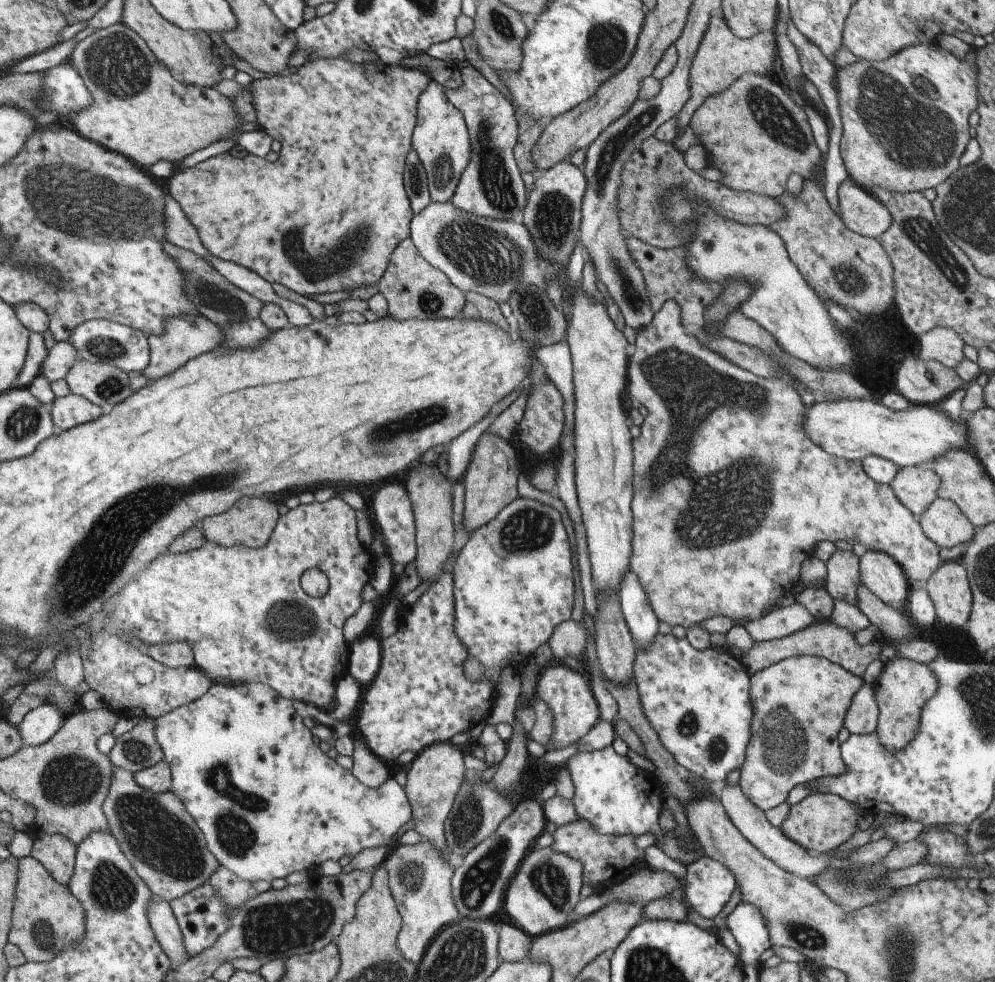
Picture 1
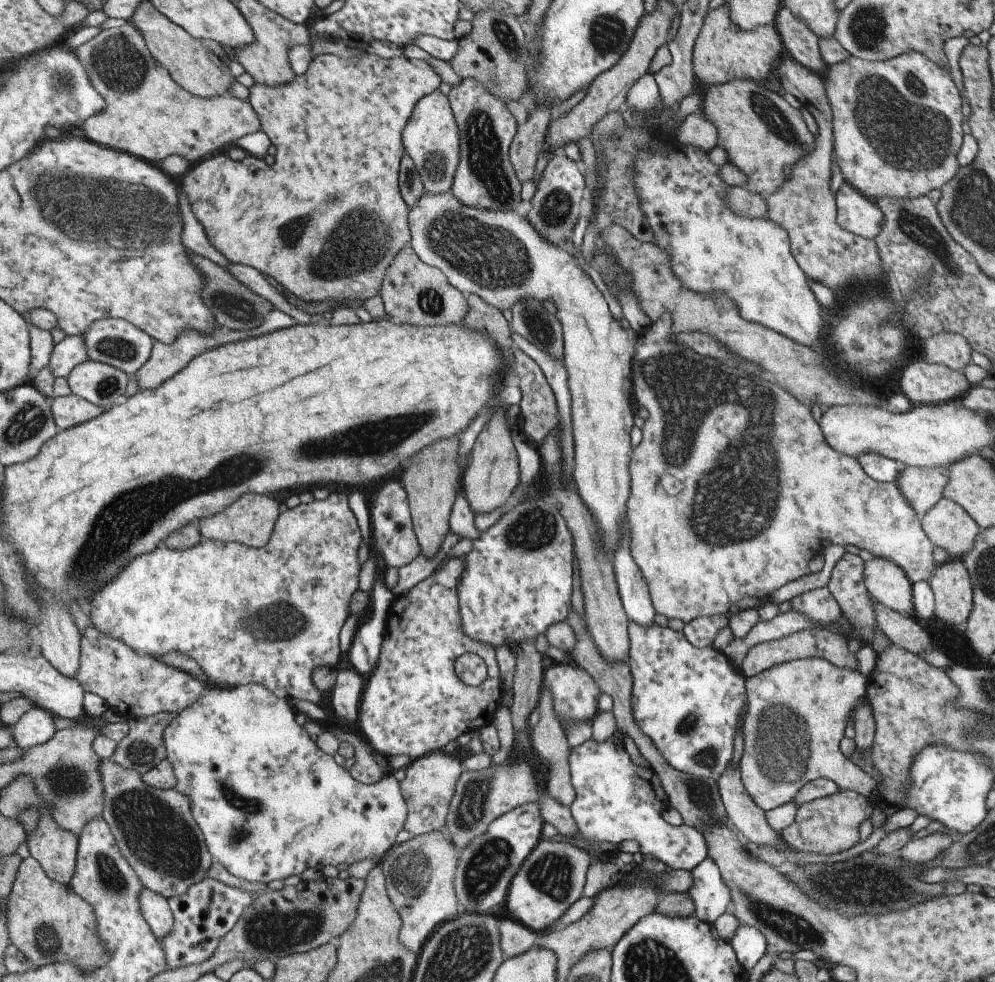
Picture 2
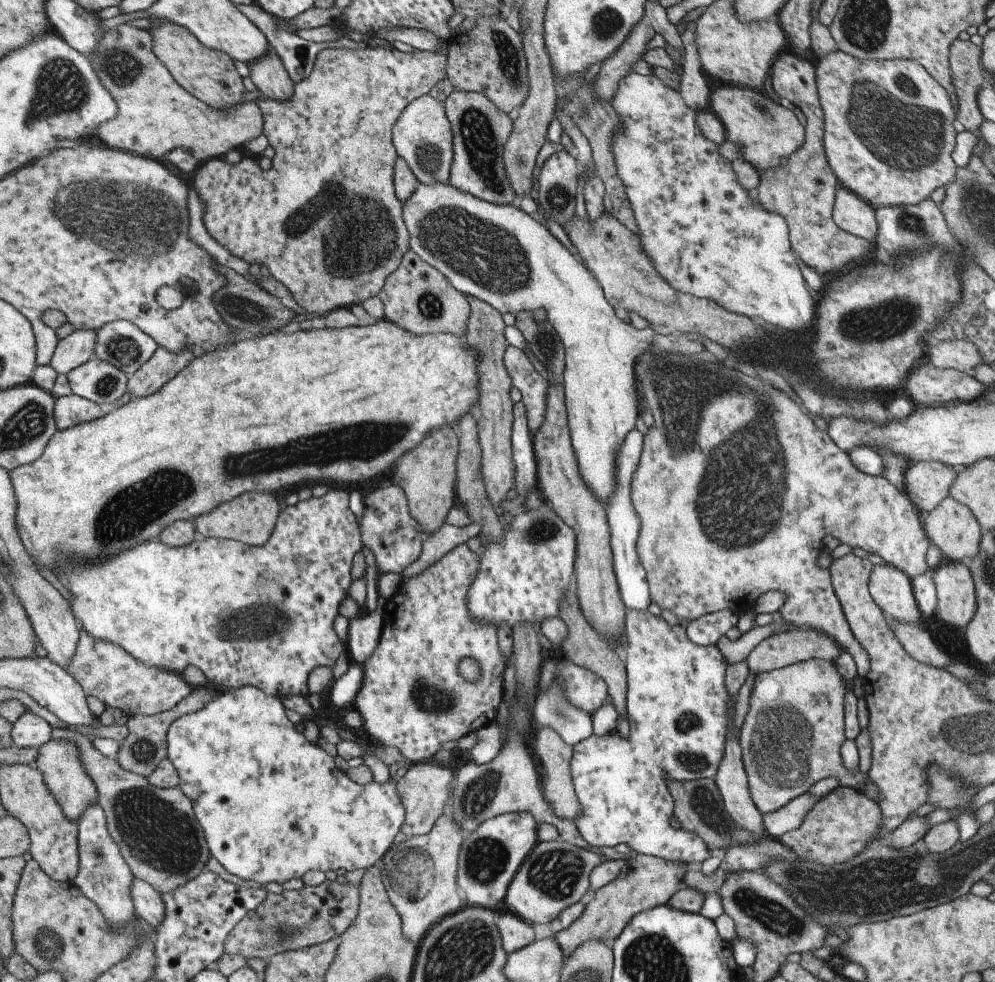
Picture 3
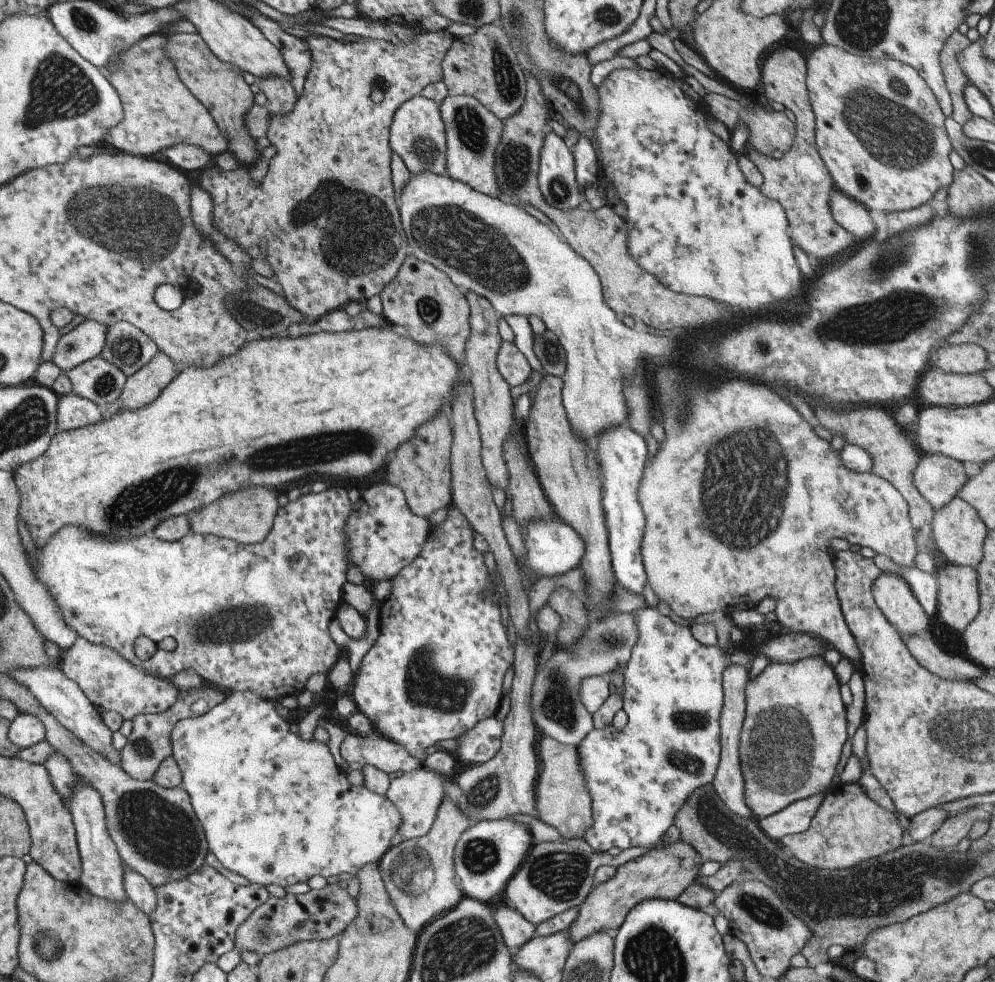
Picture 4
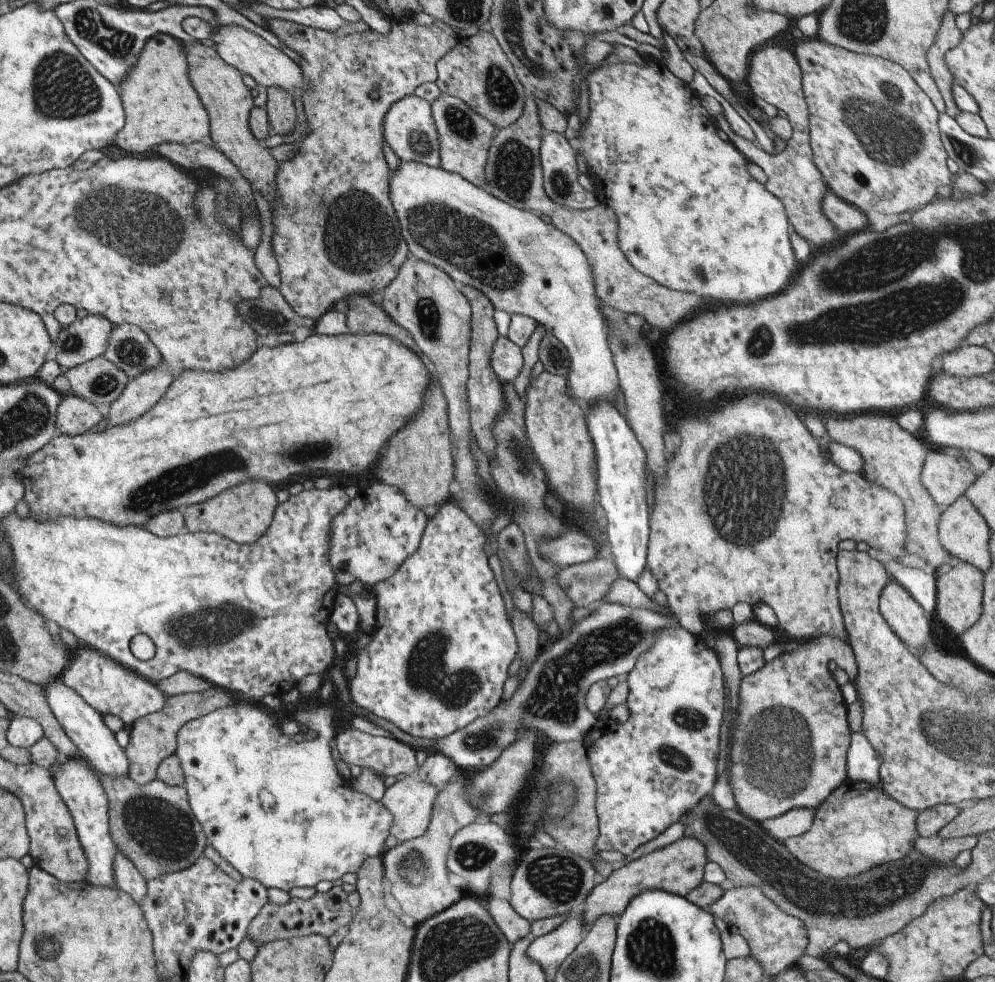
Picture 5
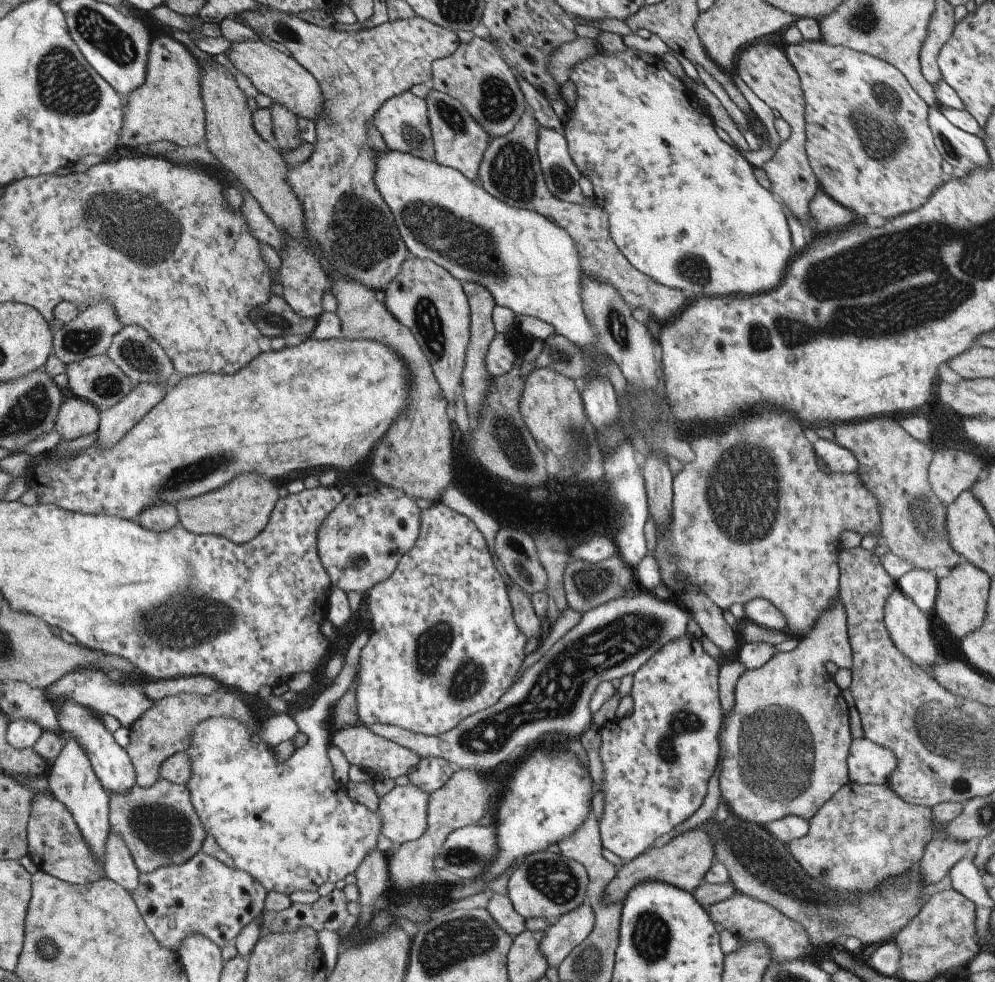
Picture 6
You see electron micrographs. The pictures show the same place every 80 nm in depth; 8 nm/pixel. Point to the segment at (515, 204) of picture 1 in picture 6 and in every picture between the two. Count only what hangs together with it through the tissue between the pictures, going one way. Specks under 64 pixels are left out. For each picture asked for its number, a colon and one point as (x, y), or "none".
2: (483, 178)
3: (479, 130)
4: (471, 132)
5: (464, 137)
6: (458, 141)

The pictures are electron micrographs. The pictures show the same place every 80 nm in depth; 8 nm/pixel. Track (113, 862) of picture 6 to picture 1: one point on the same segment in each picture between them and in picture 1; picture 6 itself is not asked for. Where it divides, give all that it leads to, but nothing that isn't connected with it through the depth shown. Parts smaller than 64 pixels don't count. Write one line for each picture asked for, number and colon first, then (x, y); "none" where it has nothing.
1: (158, 912)
2: (154, 909)
3: (147, 903)
4: (137, 889)
5: (126, 877)

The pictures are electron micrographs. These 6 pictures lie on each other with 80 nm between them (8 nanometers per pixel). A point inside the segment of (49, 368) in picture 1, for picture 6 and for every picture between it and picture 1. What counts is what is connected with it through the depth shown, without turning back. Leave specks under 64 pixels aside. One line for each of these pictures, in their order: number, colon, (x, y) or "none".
2: (70, 350)
3: (75, 348)
4: (84, 341)
5: (85, 338)
6: (90, 333)

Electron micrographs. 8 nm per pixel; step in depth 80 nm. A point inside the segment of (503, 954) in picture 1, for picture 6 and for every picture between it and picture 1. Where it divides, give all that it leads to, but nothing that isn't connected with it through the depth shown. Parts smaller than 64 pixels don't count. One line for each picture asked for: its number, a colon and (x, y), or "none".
2: (514, 938)
3: (515, 933)
4: (515, 930)
5: (512, 926)
6: (499, 907)

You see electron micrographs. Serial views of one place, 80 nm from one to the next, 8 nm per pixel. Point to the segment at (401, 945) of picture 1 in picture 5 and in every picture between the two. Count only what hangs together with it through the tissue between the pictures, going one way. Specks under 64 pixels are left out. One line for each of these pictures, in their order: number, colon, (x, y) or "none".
2: (418, 873)
3: (419, 874)
4: (418, 873)
5: (414, 872)

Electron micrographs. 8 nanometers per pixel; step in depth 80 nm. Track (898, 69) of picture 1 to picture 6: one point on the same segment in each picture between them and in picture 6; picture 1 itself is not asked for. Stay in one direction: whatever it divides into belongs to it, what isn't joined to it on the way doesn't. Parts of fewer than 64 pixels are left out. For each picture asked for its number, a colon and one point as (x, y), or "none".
2: (896, 127)
3: (887, 135)
4: (878, 129)
5: (873, 136)
6: (868, 143)

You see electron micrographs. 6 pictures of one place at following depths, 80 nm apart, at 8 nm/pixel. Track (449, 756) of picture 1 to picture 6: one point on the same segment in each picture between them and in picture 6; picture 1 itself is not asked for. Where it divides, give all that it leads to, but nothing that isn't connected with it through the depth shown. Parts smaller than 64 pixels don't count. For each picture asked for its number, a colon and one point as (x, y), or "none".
2: (427, 787)
3: (422, 790)
4: (417, 794)
5: (409, 801)
6: (402, 813)

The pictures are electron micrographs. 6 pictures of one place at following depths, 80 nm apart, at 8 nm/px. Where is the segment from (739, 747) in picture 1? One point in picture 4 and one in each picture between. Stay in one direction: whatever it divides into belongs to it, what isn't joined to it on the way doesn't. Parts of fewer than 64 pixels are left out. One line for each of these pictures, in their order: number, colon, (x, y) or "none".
2: (684, 699)
3: (676, 705)
4: (638, 777)

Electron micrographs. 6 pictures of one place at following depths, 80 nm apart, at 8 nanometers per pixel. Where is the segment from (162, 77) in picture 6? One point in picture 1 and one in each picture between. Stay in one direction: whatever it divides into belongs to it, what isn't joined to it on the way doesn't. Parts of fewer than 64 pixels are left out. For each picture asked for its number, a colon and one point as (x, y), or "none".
1: (138, 110)
2: (147, 115)
3: (155, 115)
4: (159, 111)
5: (160, 105)

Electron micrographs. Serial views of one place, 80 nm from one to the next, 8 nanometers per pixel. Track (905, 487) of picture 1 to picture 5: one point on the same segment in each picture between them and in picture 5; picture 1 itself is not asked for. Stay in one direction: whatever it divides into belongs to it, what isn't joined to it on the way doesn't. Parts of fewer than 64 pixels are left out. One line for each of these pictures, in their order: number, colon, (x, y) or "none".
2: (921, 487)
3: (926, 484)
4: (937, 478)
5: (945, 474)

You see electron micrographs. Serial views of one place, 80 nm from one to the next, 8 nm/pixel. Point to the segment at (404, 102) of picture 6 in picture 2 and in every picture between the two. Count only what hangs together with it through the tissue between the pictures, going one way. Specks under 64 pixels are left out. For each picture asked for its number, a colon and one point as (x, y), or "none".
2: (430, 138)
3: (421, 136)
4: (416, 134)
5: (407, 126)

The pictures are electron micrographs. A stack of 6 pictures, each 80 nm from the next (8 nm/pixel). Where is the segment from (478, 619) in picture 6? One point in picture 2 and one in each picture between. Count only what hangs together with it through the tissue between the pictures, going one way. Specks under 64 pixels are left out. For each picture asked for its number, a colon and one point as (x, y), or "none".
2: (413, 703)
3: (411, 697)
4: (435, 668)
5: (437, 657)

